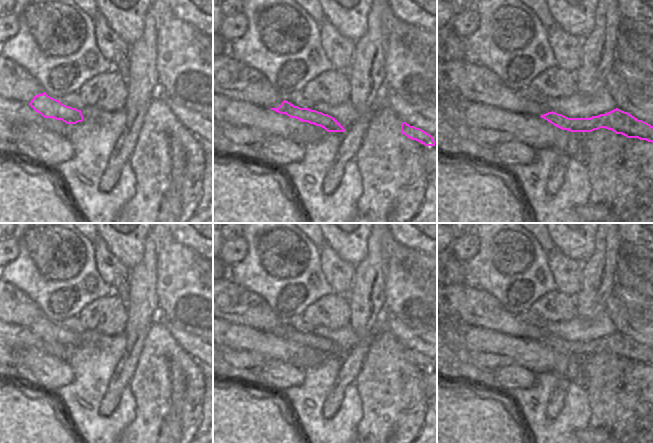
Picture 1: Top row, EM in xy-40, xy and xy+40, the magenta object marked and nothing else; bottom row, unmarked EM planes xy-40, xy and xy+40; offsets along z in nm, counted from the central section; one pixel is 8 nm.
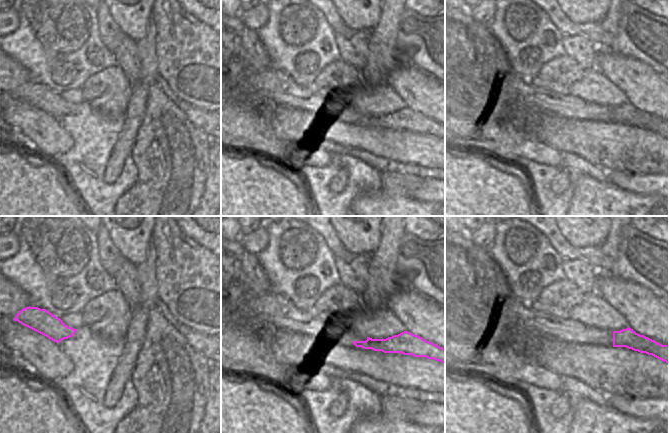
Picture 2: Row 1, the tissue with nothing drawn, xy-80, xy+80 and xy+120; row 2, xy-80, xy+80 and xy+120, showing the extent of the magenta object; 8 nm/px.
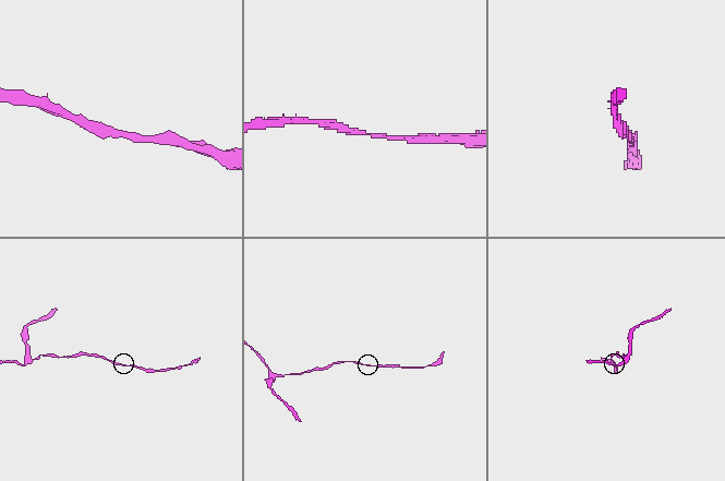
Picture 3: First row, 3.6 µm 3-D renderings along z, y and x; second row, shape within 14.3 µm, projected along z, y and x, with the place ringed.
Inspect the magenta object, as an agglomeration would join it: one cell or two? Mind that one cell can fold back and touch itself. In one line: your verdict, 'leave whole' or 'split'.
leave whole

